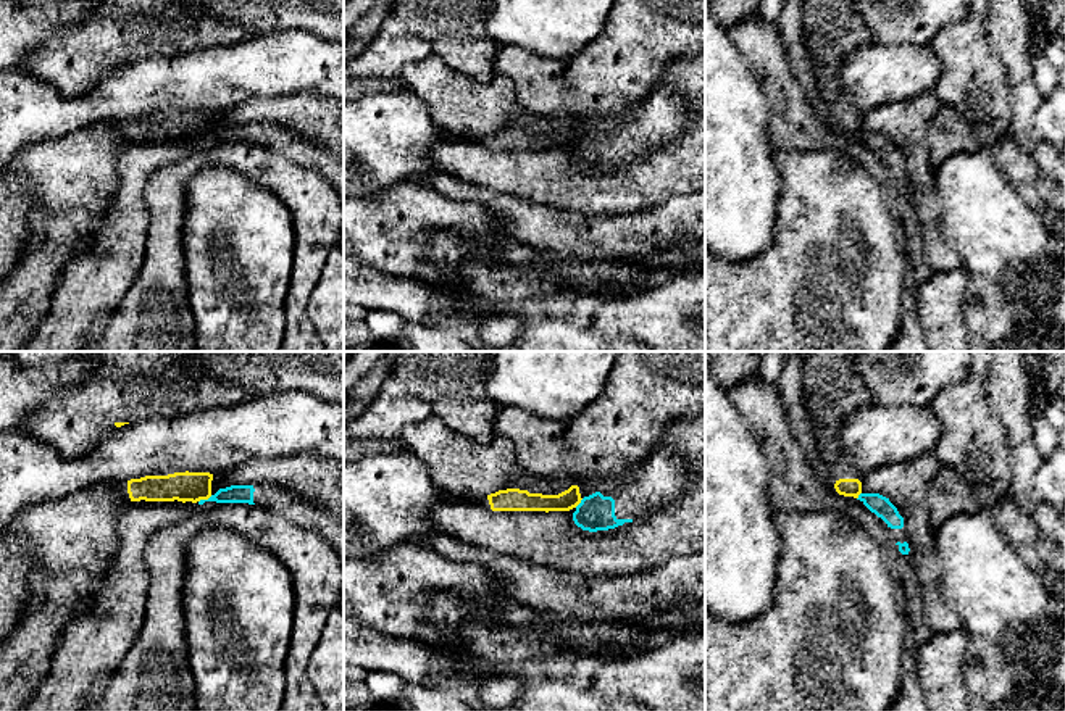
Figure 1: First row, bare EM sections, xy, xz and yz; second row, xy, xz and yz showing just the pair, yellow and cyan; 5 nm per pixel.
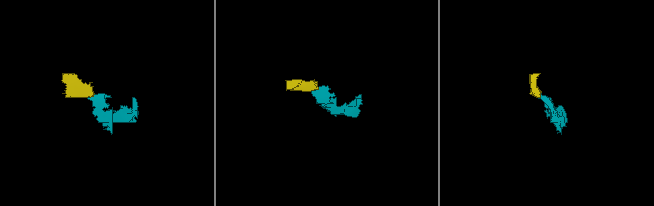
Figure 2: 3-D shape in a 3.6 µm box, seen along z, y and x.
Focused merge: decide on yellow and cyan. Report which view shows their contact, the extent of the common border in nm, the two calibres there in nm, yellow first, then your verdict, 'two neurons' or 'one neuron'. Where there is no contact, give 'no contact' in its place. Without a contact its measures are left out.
meets yellow in xy; contact 80 nm long; 140 nm thick on the yellow side, 100 nm on the other; two neurons

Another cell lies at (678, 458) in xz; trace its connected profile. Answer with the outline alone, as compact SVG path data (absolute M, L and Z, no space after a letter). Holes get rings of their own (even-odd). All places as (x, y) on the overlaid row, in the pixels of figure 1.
M705 410L670 422L647 459L629 468L621 489L613 492L616 519L637 522L678 500L704 468Z

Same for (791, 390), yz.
M787 351L775 384L794 437L802 447L812 447L812 427L805 426L805 385L799 379L799 351Z

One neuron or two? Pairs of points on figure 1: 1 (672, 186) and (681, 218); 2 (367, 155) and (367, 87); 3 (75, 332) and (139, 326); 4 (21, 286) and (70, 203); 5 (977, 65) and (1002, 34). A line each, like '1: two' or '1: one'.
1: two
2: two
3: two
4: one
5: two

